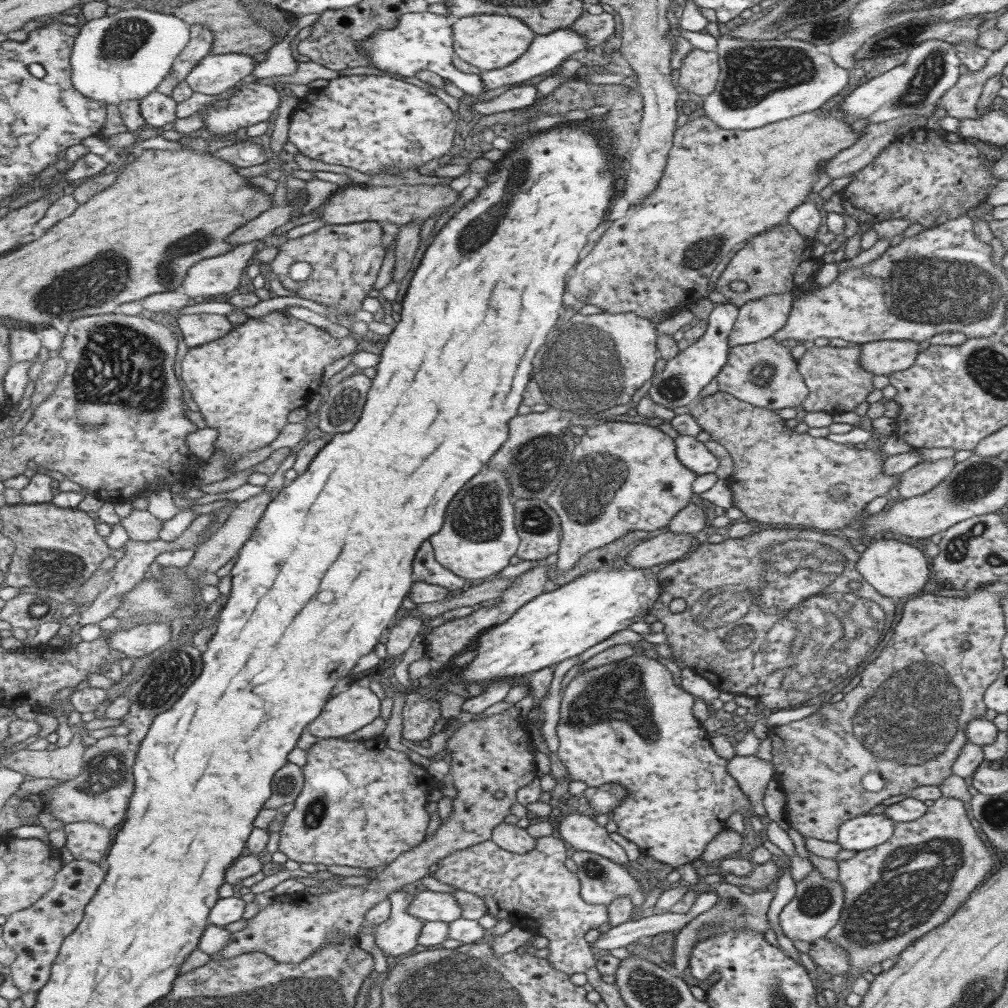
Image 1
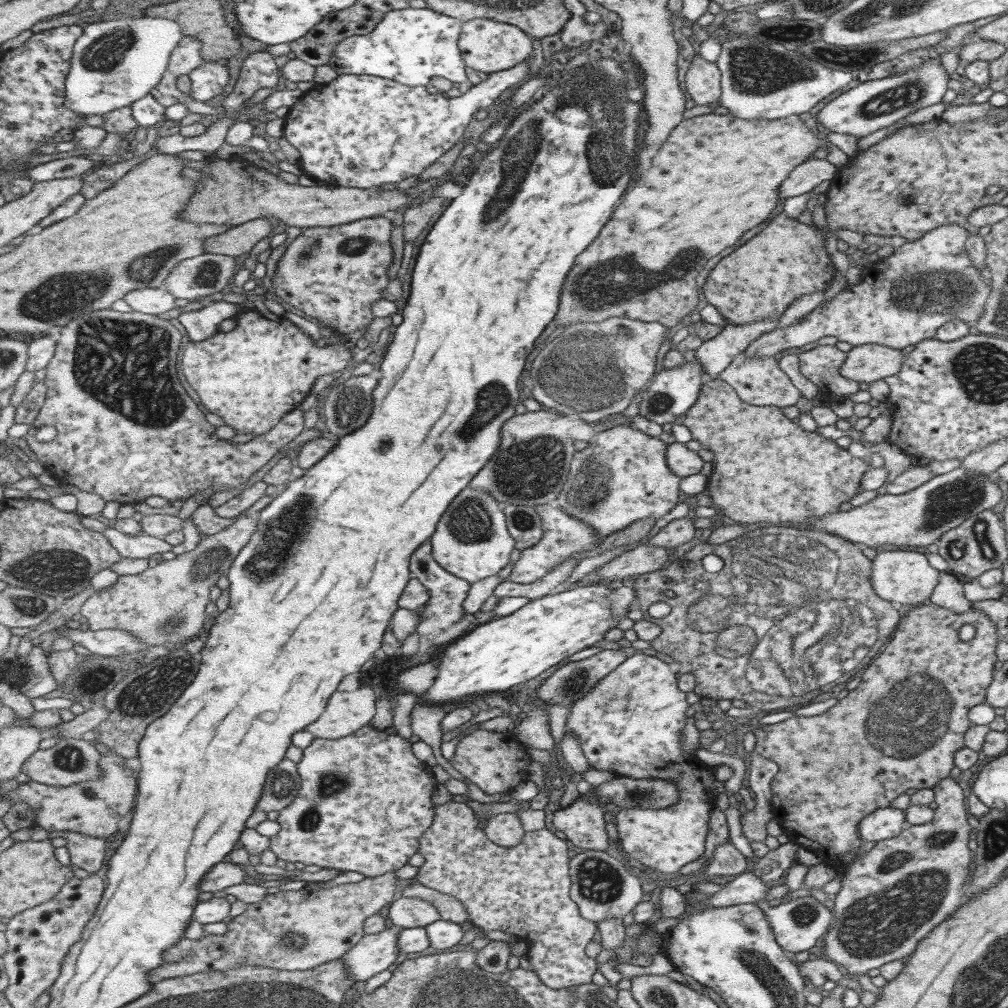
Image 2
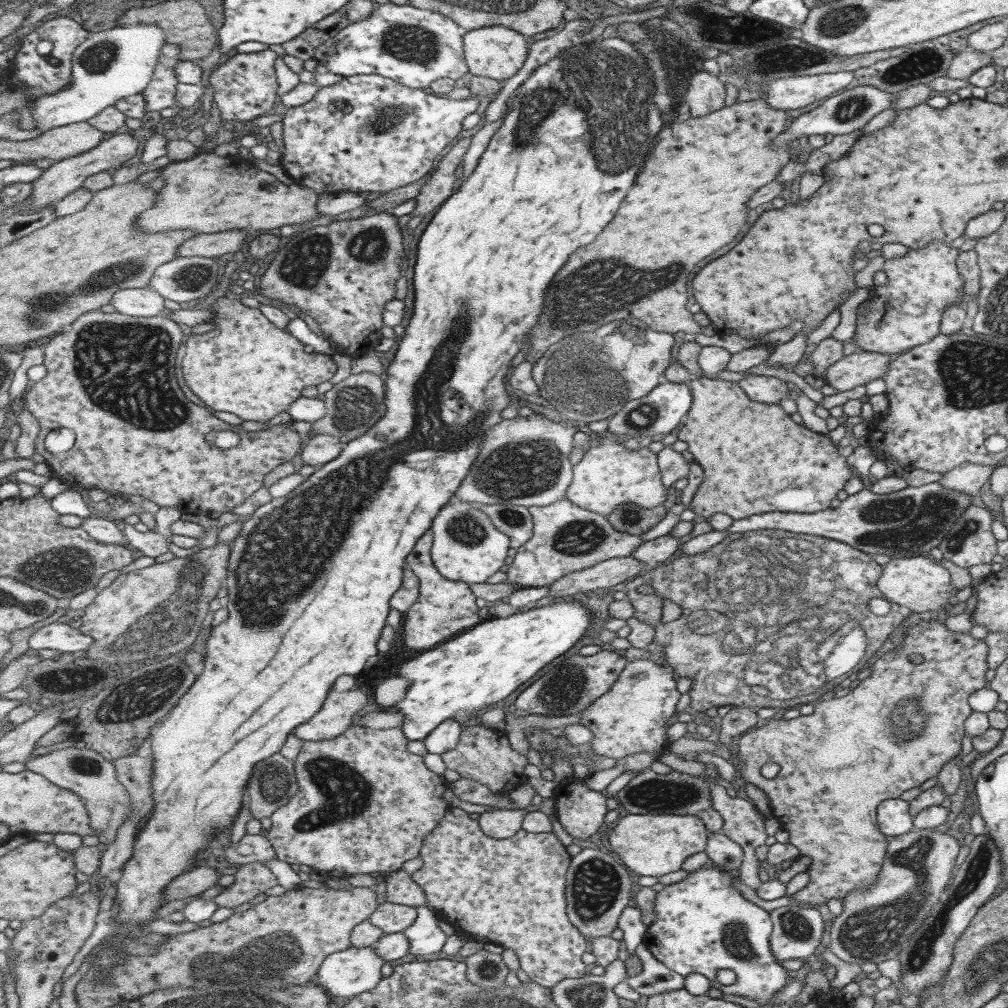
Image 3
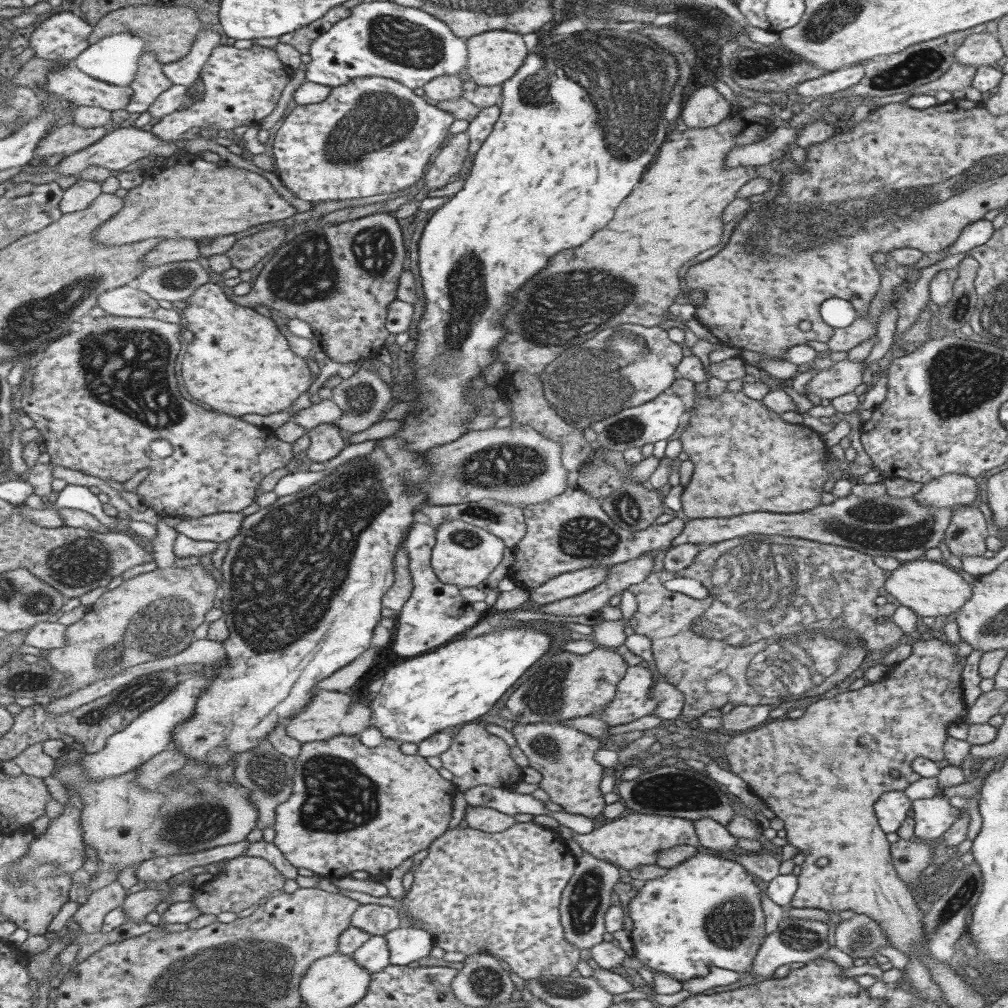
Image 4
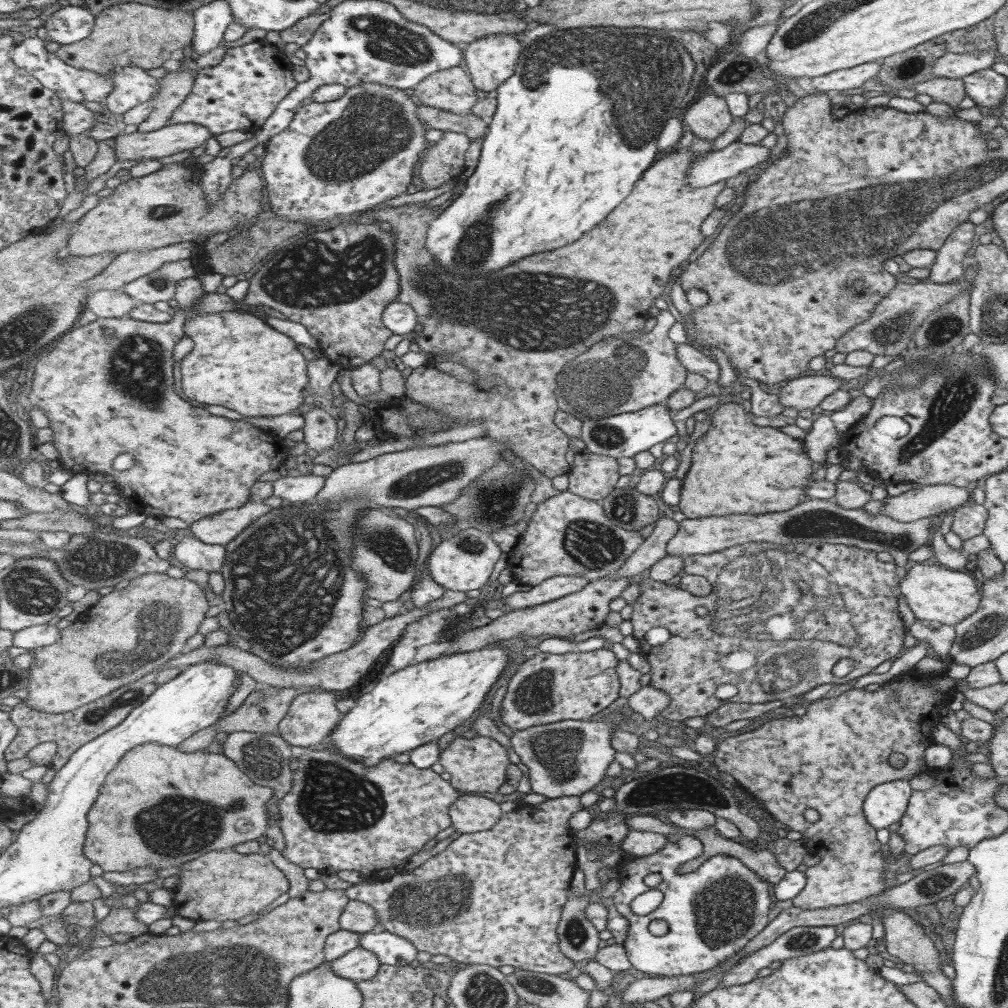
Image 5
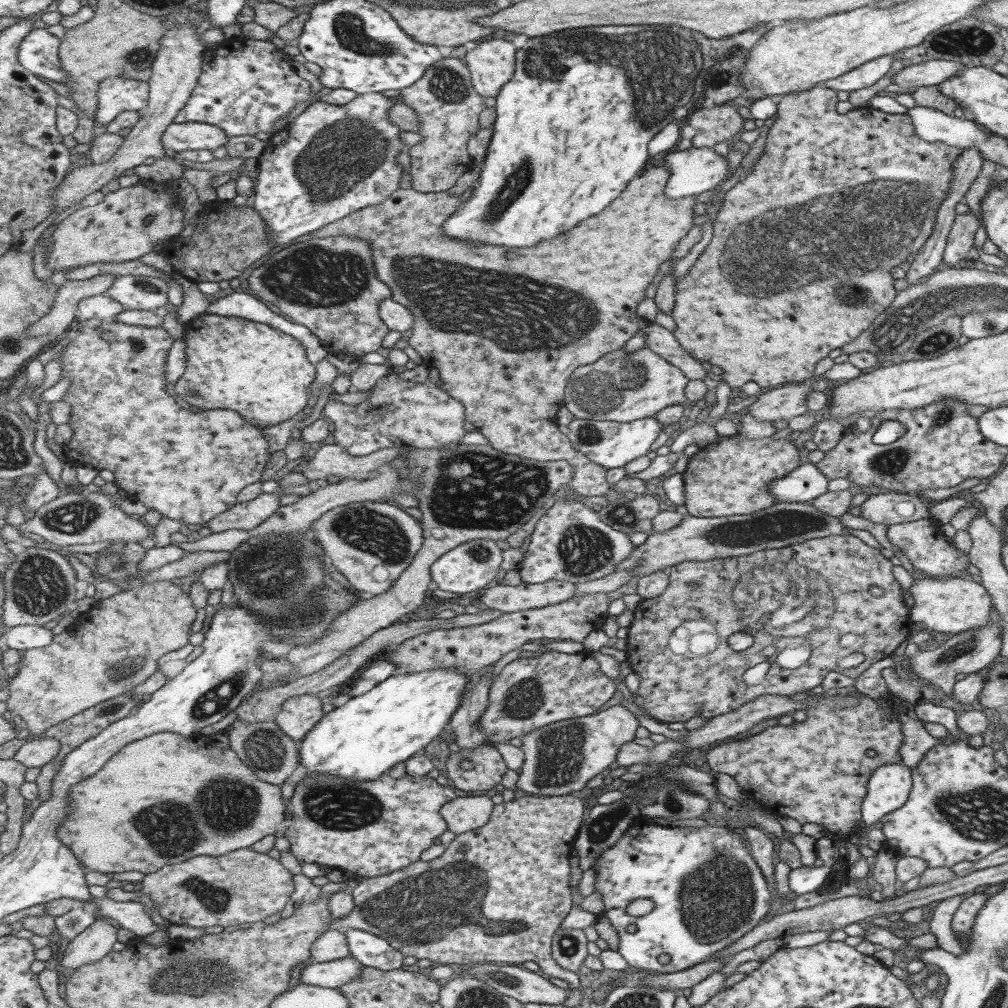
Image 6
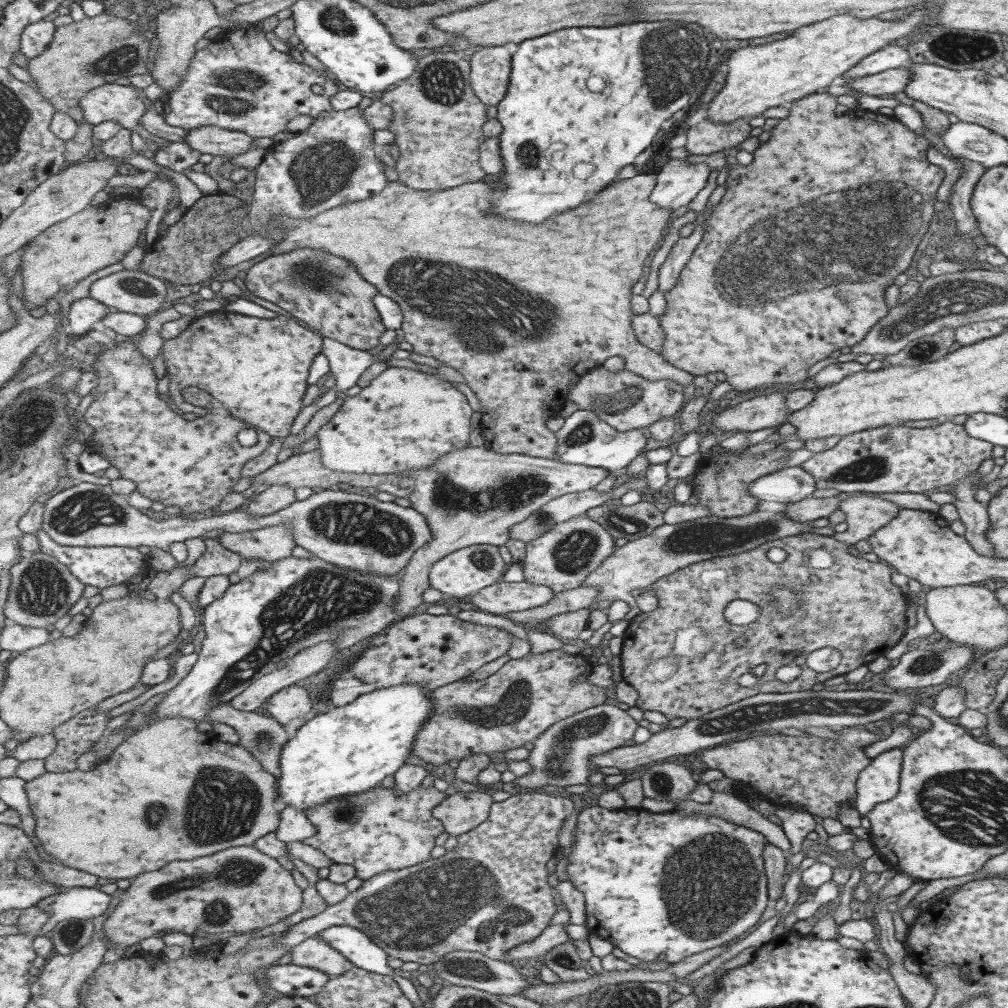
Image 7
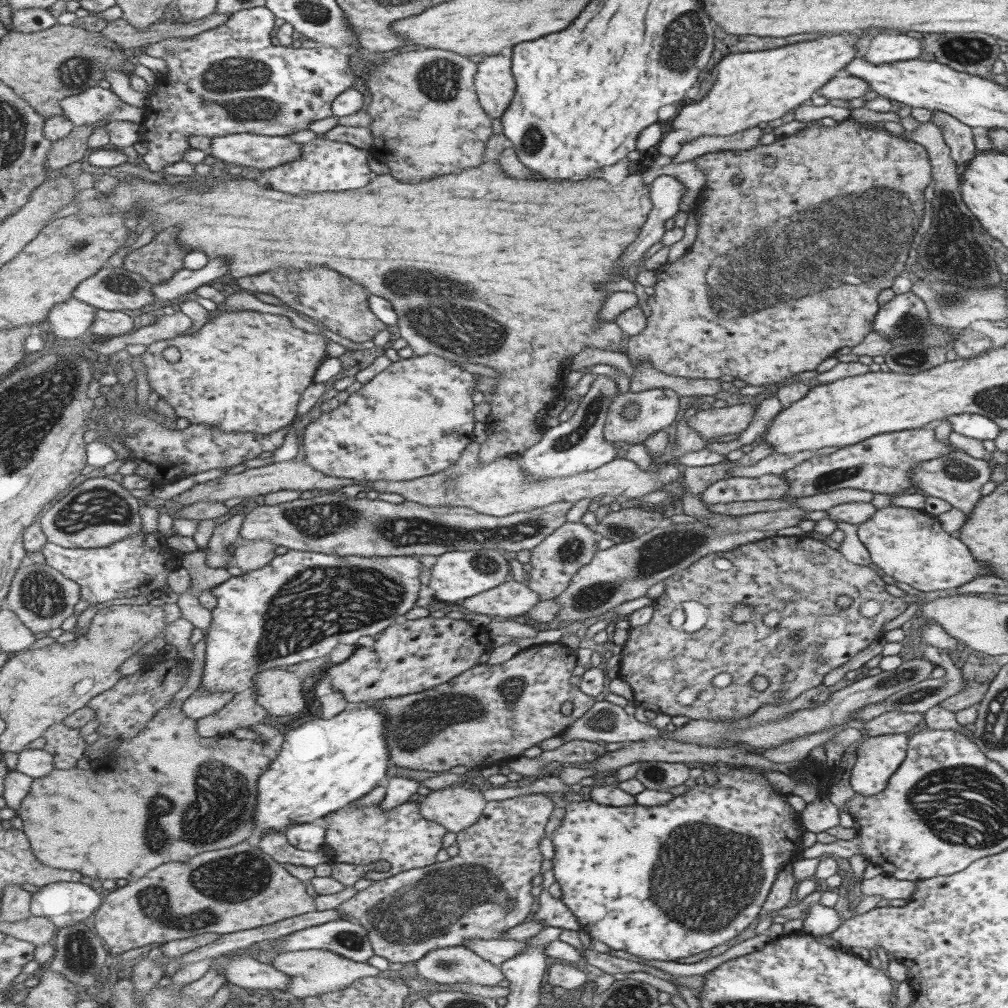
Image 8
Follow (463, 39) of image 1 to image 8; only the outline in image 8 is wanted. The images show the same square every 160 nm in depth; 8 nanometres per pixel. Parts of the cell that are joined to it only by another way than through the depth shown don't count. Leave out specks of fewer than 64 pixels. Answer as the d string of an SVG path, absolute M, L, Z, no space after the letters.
M499 54L487 55L478 63L475 86L482 107L492 118L500 118L517 90L514 75L509 72L509 58Z

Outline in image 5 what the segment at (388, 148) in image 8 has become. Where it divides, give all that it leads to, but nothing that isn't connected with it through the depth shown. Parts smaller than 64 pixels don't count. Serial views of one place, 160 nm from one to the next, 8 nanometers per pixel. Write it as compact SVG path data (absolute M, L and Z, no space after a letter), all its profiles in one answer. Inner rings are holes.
M459 66L429 75L414 88L414 95L422 105L469 114L480 99L477 89L470 72ZM445 132L444 136L436 143L432 143L431 148L428 148L421 156L421 171L420 178L424 183L423 188L433 190L443 186L445 182L451 179L458 179L466 168L466 154L470 150L470 143L472 140L464 134Z

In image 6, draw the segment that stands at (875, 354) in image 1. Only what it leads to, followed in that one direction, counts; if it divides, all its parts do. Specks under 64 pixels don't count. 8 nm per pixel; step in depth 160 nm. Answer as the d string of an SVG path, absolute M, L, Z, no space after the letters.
M802 382L795 386L787 383L757 396L755 402L749 404L743 413L749 413L760 423L772 424L774 420L789 420L807 411L805 398L810 392L811 387Z

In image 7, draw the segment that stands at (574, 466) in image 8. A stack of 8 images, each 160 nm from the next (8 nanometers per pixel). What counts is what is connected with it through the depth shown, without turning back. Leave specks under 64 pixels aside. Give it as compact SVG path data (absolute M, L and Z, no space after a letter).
M576 410L565 419L563 426L557 430L557 448L554 458L563 464L580 464L588 467L599 467L606 471L619 470L625 467L643 450L646 438L641 429L617 432L597 418L591 410Z

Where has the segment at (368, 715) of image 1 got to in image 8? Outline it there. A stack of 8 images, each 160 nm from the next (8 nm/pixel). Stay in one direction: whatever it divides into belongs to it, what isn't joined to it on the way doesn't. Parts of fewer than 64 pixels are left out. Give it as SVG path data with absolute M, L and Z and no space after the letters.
M284 667L260 672L252 678L252 684L256 688L257 702L273 717L299 714L308 703L301 694L303 680Z

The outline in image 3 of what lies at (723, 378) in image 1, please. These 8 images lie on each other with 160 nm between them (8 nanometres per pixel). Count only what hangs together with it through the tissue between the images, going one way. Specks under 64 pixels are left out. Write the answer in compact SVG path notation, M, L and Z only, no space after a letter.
M745 376L737 386L749 400L761 404L779 404L779 400L787 399L791 392L786 382L771 376Z

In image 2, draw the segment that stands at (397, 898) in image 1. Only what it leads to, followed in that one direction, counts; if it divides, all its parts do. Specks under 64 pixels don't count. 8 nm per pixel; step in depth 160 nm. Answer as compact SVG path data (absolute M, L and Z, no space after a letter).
M389 925L377 934L366 934L350 951L342 956L350 968L351 977L366 983L379 972L387 970L401 954L399 943L403 928Z

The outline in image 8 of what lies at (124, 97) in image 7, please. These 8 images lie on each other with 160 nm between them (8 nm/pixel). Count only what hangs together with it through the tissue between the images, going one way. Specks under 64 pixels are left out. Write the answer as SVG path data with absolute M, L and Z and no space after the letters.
M98 86L89 88L81 94L64 98L60 106L63 114L73 121L74 126L93 124L103 119L131 121L141 126L147 111L147 108L126 104L111 89Z

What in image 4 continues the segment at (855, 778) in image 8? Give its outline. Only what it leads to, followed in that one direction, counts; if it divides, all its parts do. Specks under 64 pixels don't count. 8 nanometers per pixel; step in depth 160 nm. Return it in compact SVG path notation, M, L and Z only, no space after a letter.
M885 791L873 803L873 812L880 829L896 832L903 819L910 814L910 800L903 791Z

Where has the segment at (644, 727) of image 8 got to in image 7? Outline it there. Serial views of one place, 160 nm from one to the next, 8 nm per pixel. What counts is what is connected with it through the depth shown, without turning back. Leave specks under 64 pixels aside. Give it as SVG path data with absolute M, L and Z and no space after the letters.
M599 704L568 716L566 719L553 723L533 740L533 747L529 750L527 762L533 771L529 775L517 777L511 782L521 788L539 788L541 786L571 786L572 784L586 784L587 776L592 773L591 759L602 752L610 751L623 745L625 740L632 738L637 727L635 720L615 705Z

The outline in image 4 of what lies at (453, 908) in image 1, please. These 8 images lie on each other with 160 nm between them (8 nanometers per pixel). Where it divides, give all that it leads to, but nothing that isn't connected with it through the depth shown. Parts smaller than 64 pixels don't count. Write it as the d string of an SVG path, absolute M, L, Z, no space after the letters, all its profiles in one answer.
M365 904L355 912L352 926L369 934L383 936L391 930L402 927L403 921L395 908L379 906L379 904Z

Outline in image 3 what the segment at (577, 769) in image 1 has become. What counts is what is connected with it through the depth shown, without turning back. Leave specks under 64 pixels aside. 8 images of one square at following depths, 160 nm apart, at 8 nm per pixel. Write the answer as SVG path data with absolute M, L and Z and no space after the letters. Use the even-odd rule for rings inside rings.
M651 658L626 661L611 688L579 712L579 724L593 733L588 749L594 755L615 760L638 752L655 753L659 758L669 750L665 724L676 711L675 703L679 697L675 677L662 664ZM627 814L617 820L615 827L609 831L607 842L611 846L611 854L617 860L624 864L630 871L635 872L640 876L659 877L670 872L680 870L681 863L697 852L703 852L707 842L708 833L702 820L696 816L677 816L673 814L659 814L659 815L641 815L641 814Z

